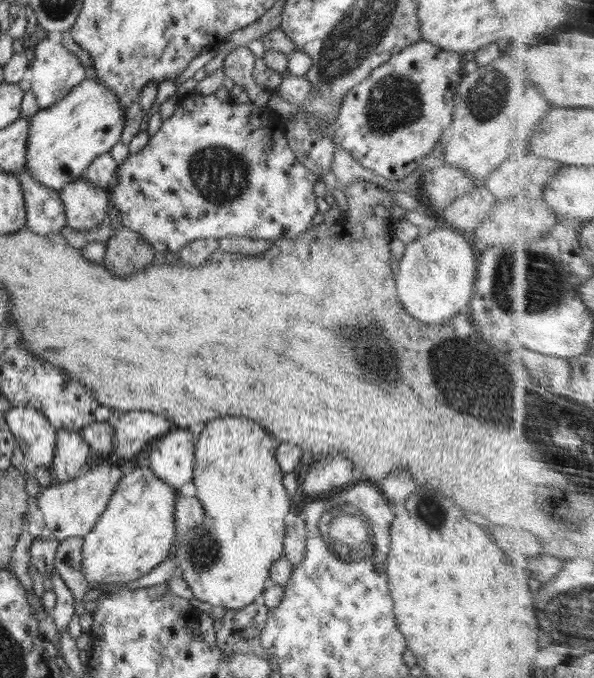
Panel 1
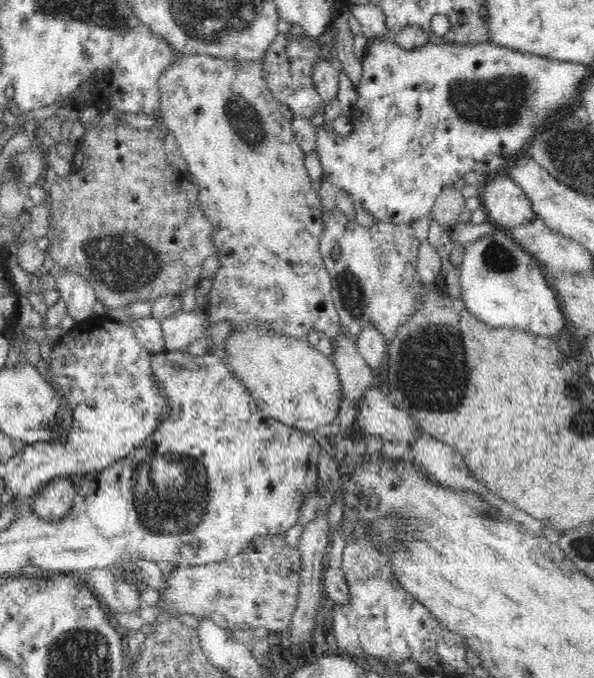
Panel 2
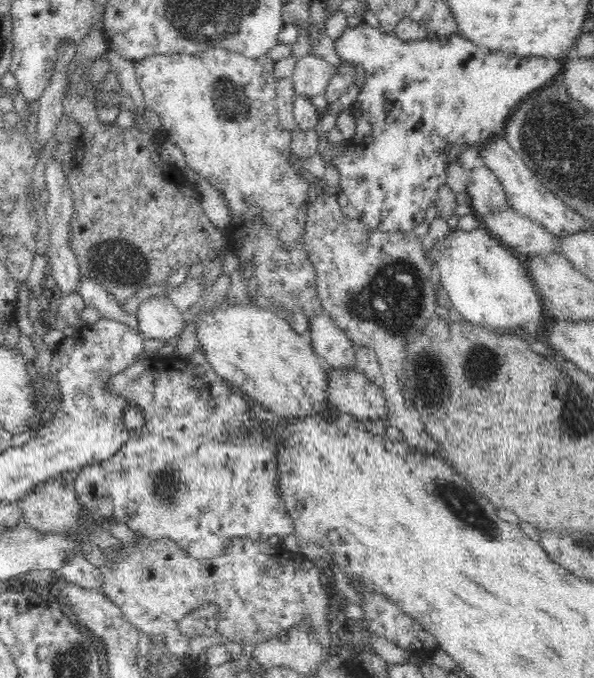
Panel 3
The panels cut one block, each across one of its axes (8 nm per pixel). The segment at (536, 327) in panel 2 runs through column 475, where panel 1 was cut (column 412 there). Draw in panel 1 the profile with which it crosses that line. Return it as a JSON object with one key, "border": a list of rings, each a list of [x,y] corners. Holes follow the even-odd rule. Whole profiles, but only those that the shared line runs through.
{"border":[[[444,226],[423,232],[405,249],[394,280],[398,299],[414,318],[426,324],[440,324],[470,304],[478,261],[469,235]]]}

